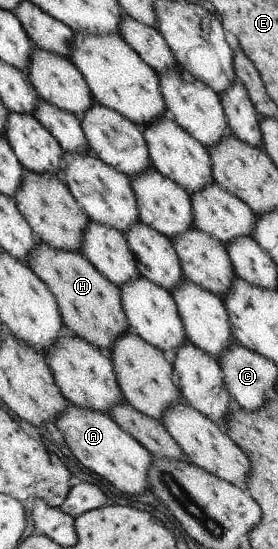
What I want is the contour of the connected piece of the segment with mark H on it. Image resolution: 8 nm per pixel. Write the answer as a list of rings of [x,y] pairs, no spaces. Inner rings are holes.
[[[36,240],[27,252],[27,266],[48,287],[56,301],[62,326],[107,354],[113,340],[129,332],[122,310],[119,288],[99,273],[80,251],[52,248]]]

